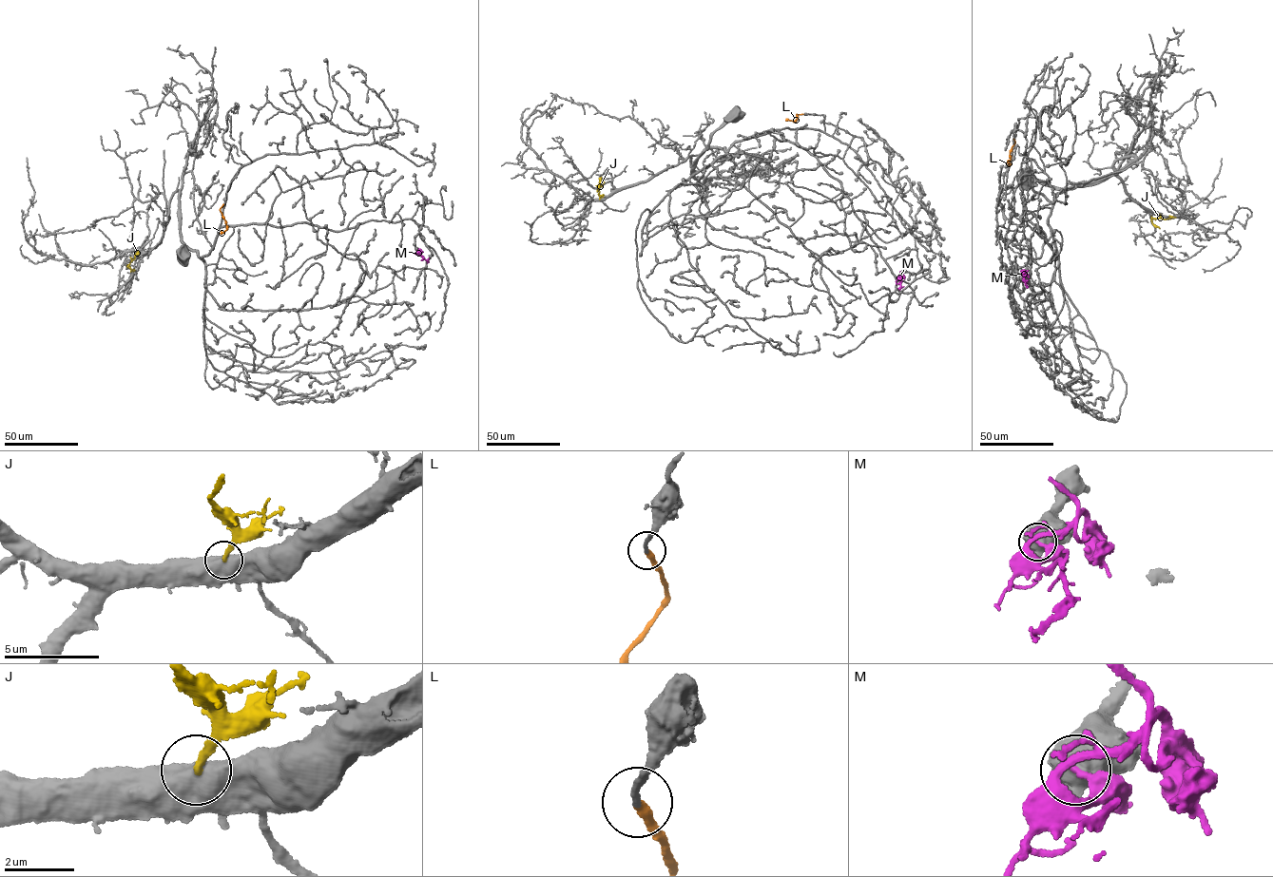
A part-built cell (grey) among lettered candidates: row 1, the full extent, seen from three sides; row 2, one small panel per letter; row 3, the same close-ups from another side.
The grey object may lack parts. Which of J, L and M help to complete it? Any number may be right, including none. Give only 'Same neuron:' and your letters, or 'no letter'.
Same neuron: L

